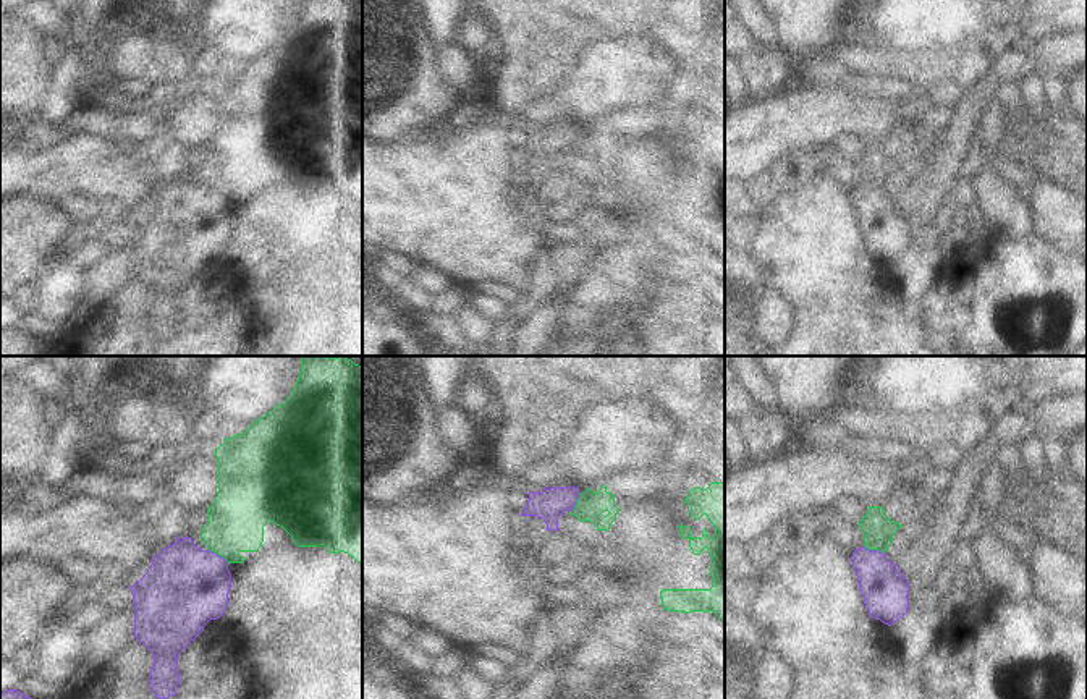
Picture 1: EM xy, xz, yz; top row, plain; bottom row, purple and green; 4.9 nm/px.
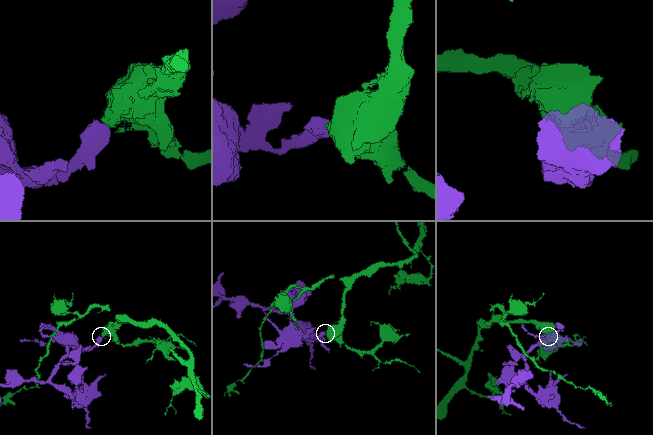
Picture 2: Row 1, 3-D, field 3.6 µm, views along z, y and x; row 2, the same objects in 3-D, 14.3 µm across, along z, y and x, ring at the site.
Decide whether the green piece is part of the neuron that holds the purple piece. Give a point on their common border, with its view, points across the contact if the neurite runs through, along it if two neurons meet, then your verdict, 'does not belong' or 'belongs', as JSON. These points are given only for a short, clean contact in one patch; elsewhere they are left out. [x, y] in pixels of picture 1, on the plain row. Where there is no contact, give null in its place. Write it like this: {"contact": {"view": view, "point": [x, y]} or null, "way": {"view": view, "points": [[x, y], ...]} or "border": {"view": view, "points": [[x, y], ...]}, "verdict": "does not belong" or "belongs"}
{"contact": {"view": "xy", "point": [219, 193]}, "border": {"view": "xy", "points": [[209, 186], [228, 201]]}, "verdict": "does not belong"}

